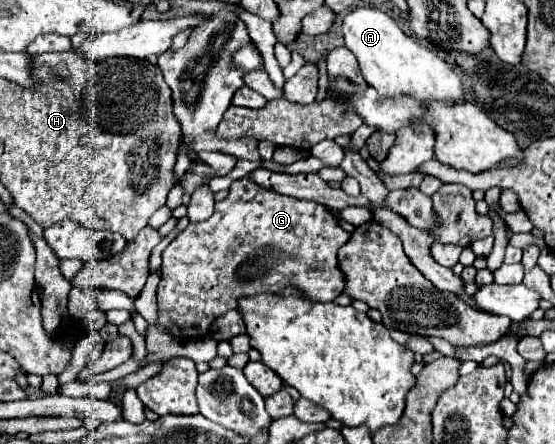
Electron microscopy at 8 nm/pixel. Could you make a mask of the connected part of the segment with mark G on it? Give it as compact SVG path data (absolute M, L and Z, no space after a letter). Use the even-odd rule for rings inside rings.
M245 175L229 187L229 195L215 203L215 213L201 223L189 223L185 231L177 235L175 241L163 251L161 283L157 287L159 321L157 325L167 329L175 341L207 335L211 331L211 321L221 313L237 307L237 301L245 295L257 295L259 291L277 291L279 287L295 285L313 301L333 301L345 289L345 273L339 269L337 251L349 241L349 233L339 225L335 215L315 203L305 199L293 199L279 195L275 191L255 185L255 181ZM175 317L187 317L187 327L175 323Z

